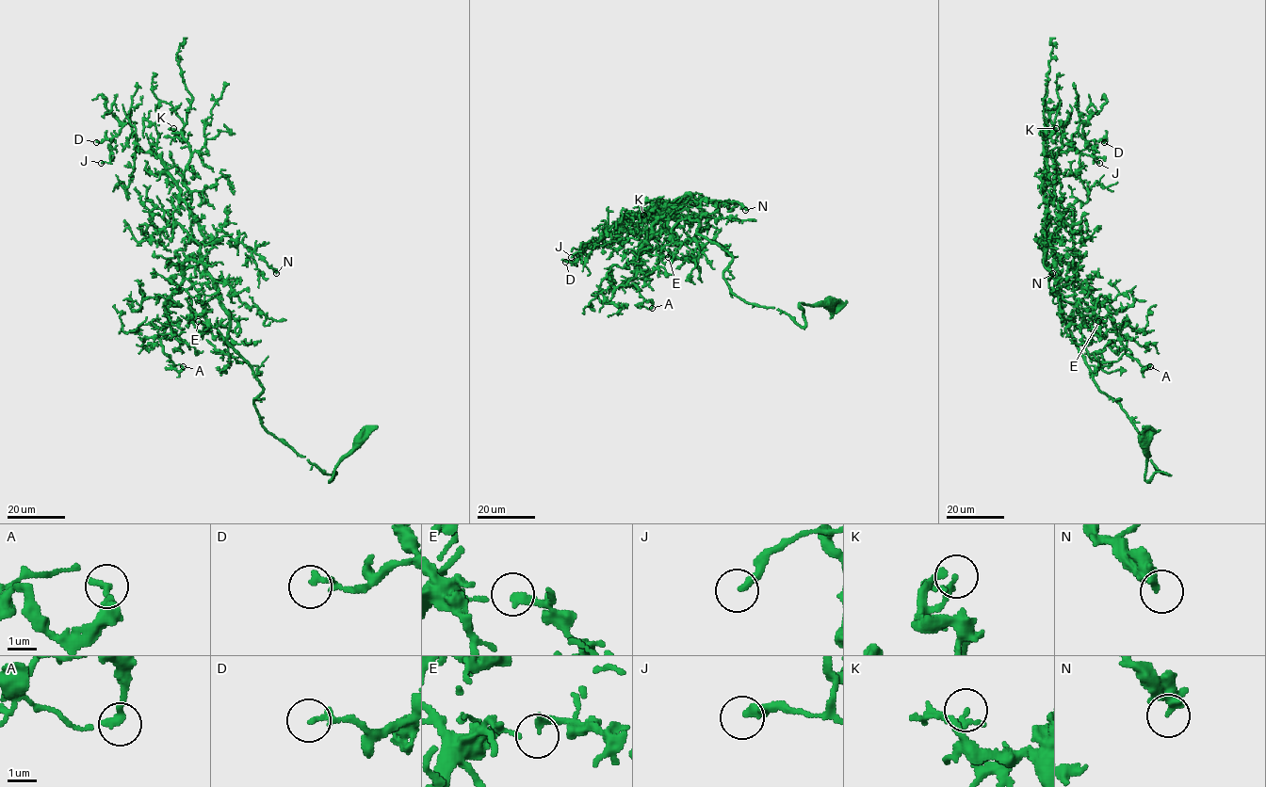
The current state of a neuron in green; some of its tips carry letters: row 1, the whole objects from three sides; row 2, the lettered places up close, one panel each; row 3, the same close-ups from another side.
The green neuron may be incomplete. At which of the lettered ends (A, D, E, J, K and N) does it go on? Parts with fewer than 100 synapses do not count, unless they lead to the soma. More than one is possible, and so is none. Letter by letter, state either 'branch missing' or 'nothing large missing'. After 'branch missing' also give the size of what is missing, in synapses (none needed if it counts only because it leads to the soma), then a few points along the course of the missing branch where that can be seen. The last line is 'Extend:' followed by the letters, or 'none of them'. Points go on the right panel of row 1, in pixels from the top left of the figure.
A: nothing large missing
D: nothing large missing
E: nothing large missing
J: nothing large missing
K: nothing large missing
N: nothing large missing
Extend: none of them

